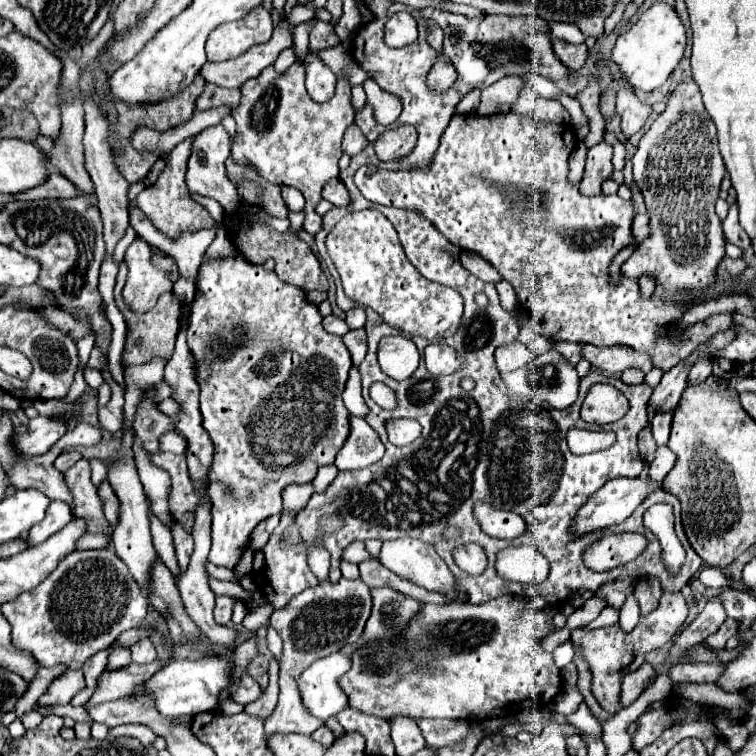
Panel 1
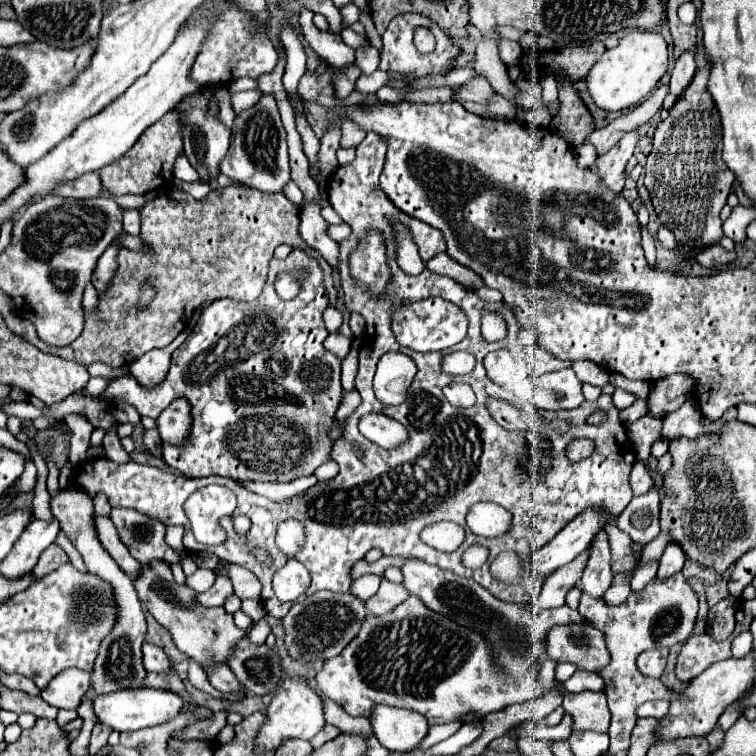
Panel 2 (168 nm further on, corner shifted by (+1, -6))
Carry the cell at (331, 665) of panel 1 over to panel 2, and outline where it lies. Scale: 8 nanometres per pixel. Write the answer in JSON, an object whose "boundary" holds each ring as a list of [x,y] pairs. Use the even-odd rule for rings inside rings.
{"boundary":[[[289,676],[287,682],[283,682],[281,690],[273,696],[265,714],[267,714],[267,718],[261,724],[257,740],[255,740],[255,754],[265,754],[271,750],[277,750],[285,740],[291,740],[291,738],[311,740],[325,726],[323,702],[321,702],[319,694],[307,684],[307,680],[299,682],[293,676]]]}

